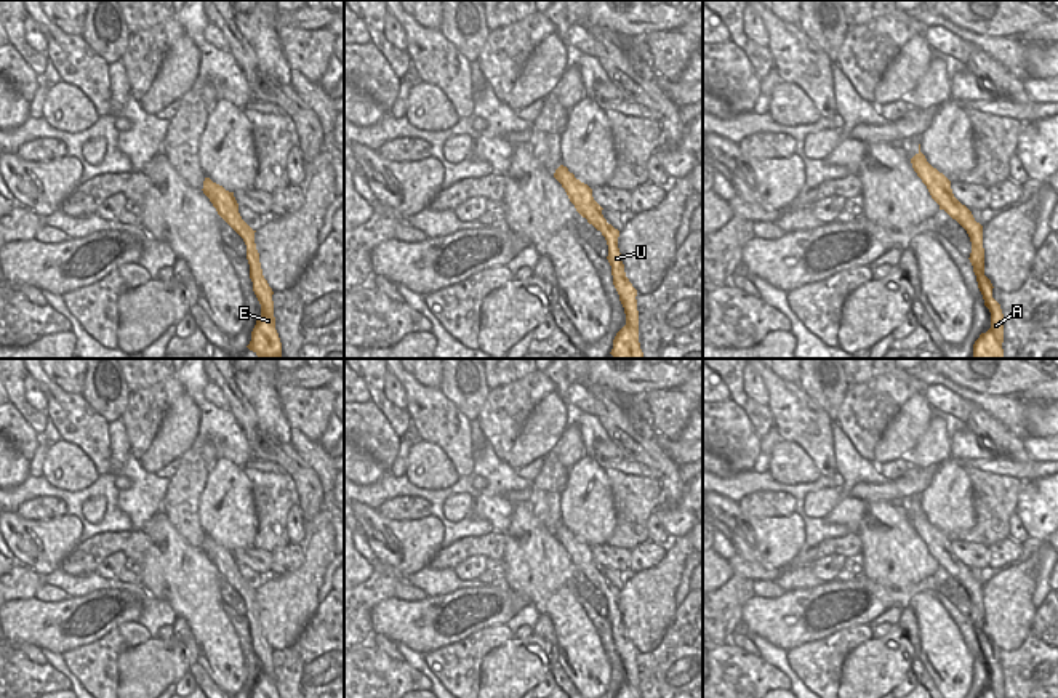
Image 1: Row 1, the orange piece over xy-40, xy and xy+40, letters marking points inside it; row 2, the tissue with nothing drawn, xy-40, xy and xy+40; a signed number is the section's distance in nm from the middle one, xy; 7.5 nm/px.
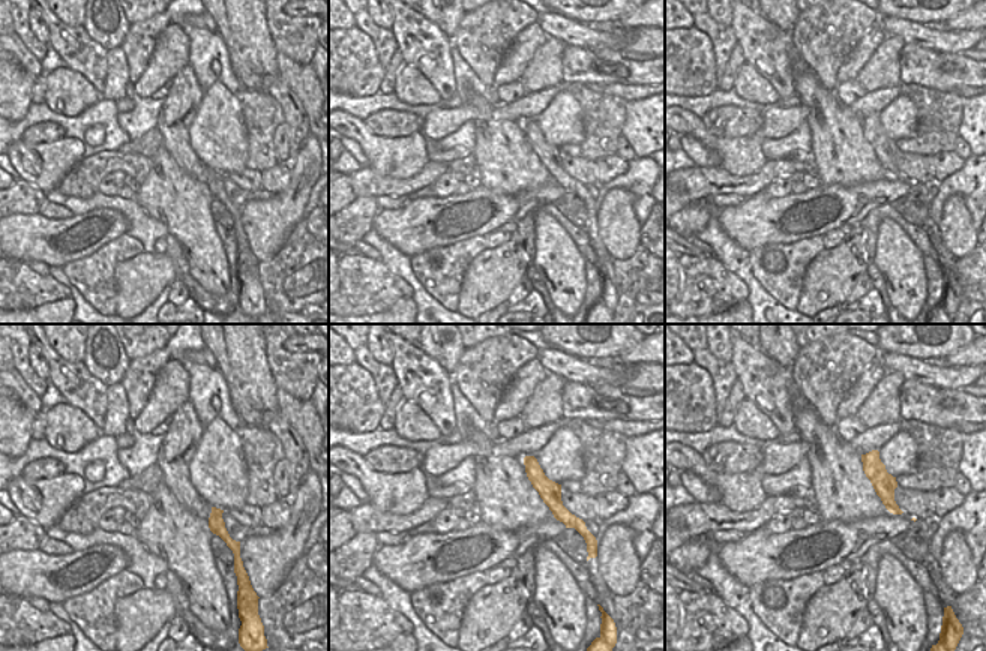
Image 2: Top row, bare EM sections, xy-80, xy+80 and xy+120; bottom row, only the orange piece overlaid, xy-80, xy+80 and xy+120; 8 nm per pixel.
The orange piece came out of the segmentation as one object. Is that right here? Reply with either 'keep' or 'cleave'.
cleave

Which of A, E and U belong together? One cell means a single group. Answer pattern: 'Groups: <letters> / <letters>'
Groups: A U / E

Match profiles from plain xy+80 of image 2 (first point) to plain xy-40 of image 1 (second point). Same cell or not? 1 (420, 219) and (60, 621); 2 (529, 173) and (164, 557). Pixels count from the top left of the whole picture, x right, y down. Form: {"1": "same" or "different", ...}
{"1": "same", "2": "same"}

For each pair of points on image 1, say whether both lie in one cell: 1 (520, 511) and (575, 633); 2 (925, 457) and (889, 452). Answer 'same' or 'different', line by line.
1: same
2: different

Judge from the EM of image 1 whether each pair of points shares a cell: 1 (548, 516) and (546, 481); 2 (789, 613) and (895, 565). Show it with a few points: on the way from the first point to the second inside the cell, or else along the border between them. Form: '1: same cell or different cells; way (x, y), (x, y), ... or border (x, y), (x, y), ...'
1: same cell; way (546, 508), (546, 489)
2: different cells; border (861, 575), (885, 586), (905, 586)

